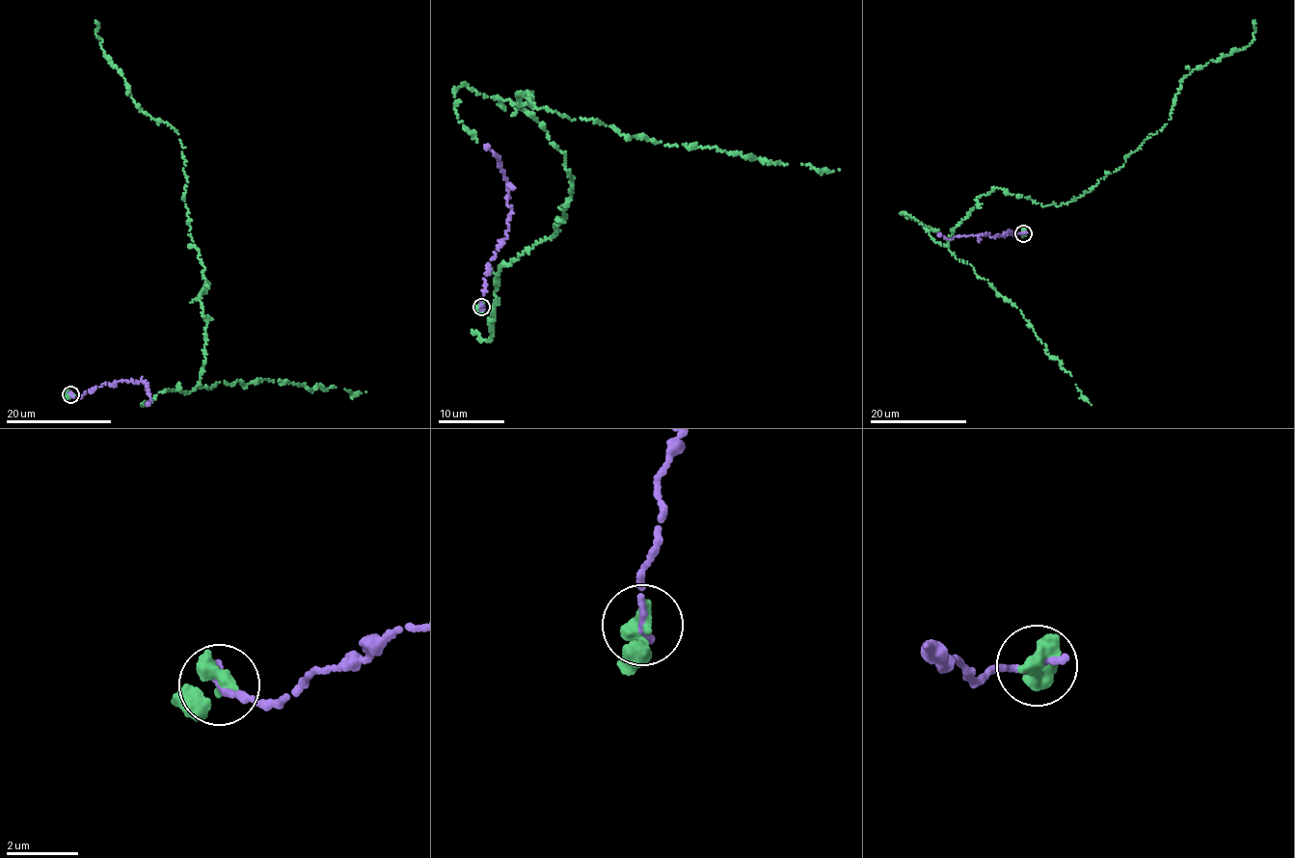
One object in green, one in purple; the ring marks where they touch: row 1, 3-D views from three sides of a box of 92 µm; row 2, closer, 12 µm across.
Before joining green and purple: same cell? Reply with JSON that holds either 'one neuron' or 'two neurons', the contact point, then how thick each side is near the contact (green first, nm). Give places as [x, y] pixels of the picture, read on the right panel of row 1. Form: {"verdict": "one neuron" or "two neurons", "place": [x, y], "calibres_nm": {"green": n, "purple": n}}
{"verdict": "one neuron", "place": [1023, 233], "calibres_nm": {"green": 320, "purple": 240}}

